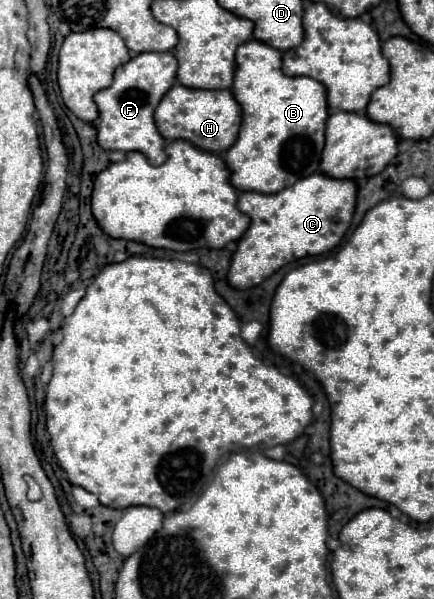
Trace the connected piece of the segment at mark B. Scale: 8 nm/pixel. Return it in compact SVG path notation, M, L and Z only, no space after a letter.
M256 39L246 41L236 49L236 69L232 95L242 107L242 125L234 145L224 153L224 163L230 171L230 183L238 191L276 193L292 183L318 173L324 147L324 127L328 117L326 89L312 77L288 77L282 73L282 53Z

